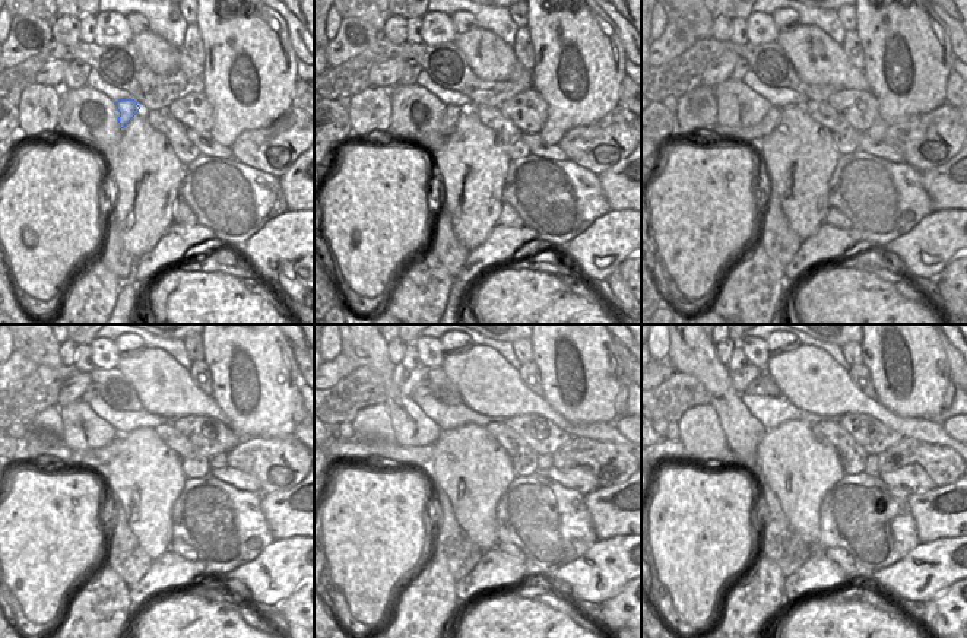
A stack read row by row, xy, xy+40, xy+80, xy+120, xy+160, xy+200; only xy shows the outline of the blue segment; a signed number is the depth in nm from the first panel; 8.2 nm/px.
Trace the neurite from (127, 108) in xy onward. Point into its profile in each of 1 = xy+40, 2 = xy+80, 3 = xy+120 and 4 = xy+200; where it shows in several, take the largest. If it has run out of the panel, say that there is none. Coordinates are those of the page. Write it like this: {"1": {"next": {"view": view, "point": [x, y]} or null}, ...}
{"1": {"next": {"view": "xy+40", "point": [452, 113]}}, "2": {"next": {"view": "xy+80", "point": [757, 133]}}, "3": {"next": {"view": "xy+120", "point": [98, 457]}}, "4": {"next": {"view": "xy+200", "point": [671, 448]}}}

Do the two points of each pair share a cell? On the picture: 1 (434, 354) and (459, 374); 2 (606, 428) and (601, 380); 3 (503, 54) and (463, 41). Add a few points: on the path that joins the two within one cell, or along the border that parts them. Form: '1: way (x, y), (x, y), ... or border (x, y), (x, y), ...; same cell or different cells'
1: border (446, 356), (440, 367); different cells
2: border (612, 421), (571, 422); different cells
3: way (492, 54), (479, 41), (474, 41); same cell

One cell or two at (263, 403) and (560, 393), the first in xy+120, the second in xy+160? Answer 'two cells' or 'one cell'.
one cell

